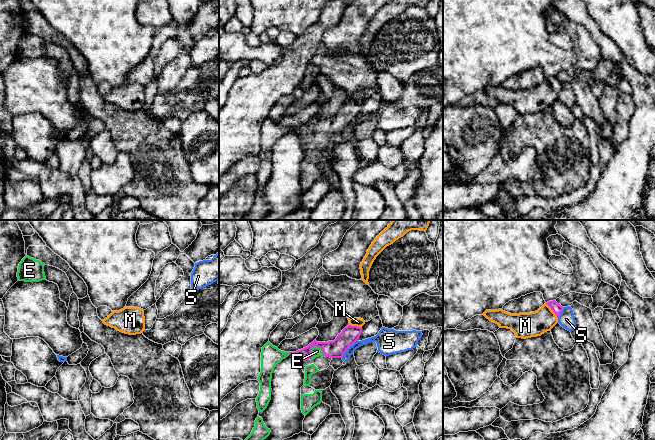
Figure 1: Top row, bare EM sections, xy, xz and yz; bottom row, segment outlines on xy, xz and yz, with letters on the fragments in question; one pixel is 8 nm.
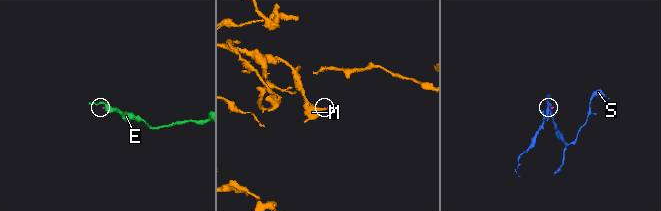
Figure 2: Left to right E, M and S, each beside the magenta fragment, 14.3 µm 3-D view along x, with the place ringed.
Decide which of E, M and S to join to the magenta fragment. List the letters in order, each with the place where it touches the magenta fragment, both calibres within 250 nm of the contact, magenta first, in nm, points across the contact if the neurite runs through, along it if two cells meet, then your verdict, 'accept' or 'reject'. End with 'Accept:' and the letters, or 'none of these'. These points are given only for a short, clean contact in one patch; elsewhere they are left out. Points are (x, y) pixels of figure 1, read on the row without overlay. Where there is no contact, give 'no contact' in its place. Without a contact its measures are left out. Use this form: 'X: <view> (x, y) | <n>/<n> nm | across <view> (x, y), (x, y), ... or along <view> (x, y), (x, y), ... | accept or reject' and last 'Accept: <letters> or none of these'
E: xz (310, 126) | 140/70 nm | accept
M: yz (553, 87) | 80/200 nm | across yz (557, 84), (553, 87), (541, 97), (526, 101) | accept
S: xz (348, 123) | 140/70 nm | along xz (357, 116), (341, 133) | reject
Accept: E, M

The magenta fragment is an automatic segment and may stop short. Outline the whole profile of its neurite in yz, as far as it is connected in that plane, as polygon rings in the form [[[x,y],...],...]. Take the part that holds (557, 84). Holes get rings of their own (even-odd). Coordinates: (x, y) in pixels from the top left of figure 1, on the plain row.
[[[553,76],[545,79],[535,88],[511,90],[498,85],[486,86],[482,91],[498,100],[500,104],[511,105],[517,114],[526,115],[551,107],[558,99],[563,84]]]

